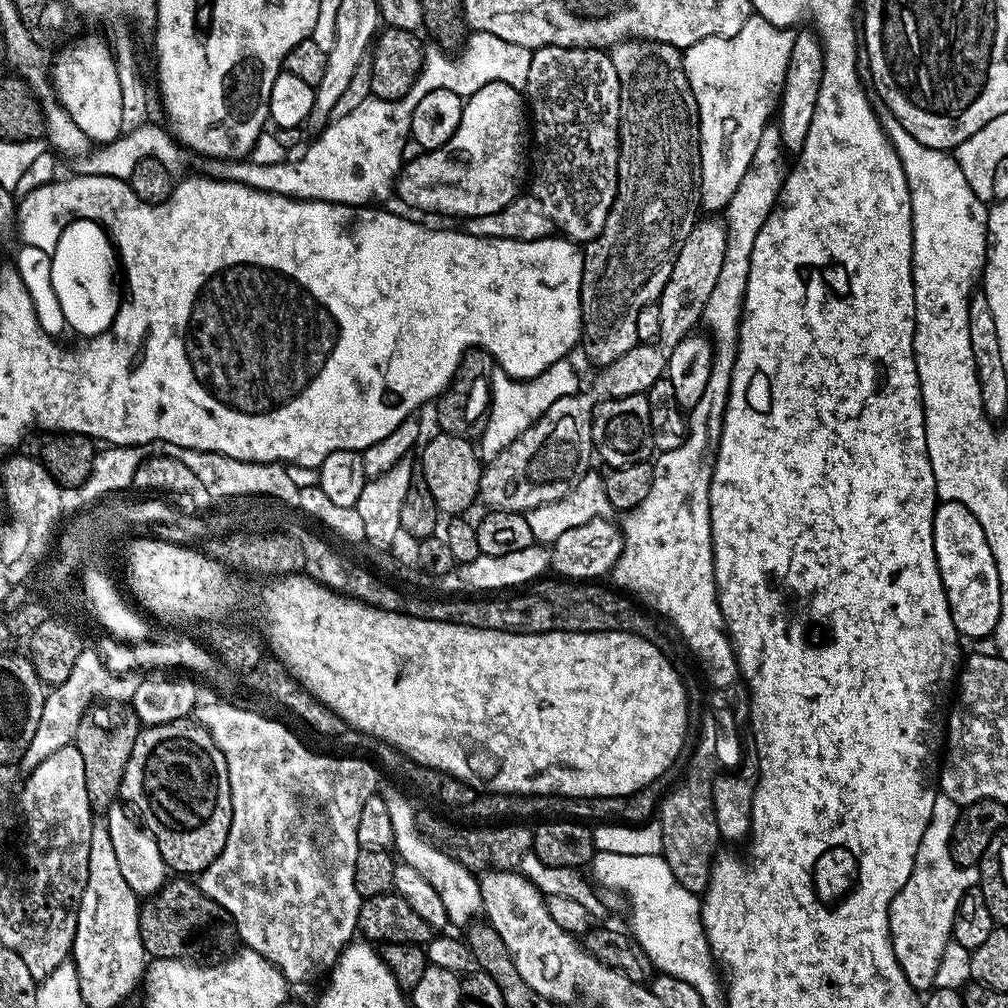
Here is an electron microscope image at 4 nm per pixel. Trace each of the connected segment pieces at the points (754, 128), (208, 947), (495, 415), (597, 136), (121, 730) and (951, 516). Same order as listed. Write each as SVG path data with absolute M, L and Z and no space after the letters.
M755 14L748 17L746 26L738 30L730 38L702 38L702 42L694 42L694 46L683 49L684 69L690 82L690 90L694 90L694 98L698 102L698 118L700 119L700 201L705 211L720 214L732 201L734 190L738 190L738 182L746 174L750 166L752 152L758 150L758 141L762 139L762 130L770 123L771 114L778 104L780 91L784 88L786 70L792 53L793 37L787 31L775 28L766 18Z
M188 878L165 879L153 896L147 897L140 906L140 937L145 953L155 959L180 959L196 962L216 952L220 947L228 948L237 939L232 917L218 902L214 902Z
M565 358L554 362L532 380L513 380L503 370L493 375L492 398L484 422L484 433L478 438L478 452L485 461L502 454L502 450L506 450L506 446L510 446L510 442L514 442L514 438L518 438L522 430L526 430L535 420L542 418L542 414L546 414L546 410L550 410L550 406L554 406L558 398L566 398L581 391L580 376L570 361L571 359Z
M537 48L531 53L531 56L532 61L528 64L528 92L526 88L526 104L530 109L530 136L534 141L534 151L530 156L530 192L531 195L536 196L541 210L544 210L548 217L551 218L555 229L559 233L562 233L573 242L587 242L594 239L598 234L602 234L602 226L606 226L606 214L616 197L616 167L618 166L618 158L620 157L620 87L618 86L618 74L614 74L614 62L611 55L599 48Z
M128 702L93 703L84 713L82 722L78 722L74 743L78 754L82 754L82 766L86 769L86 794L93 809L106 810L117 803L122 774L126 774L126 762L130 762L130 753L134 751L134 742L138 742L141 727L138 714L134 714Z
M953 500L937 503L934 514L934 554L956 631L961 637L968 639L969 636L972 642L992 636L998 626L1000 613L998 566L978 518L974 518L966 506Z

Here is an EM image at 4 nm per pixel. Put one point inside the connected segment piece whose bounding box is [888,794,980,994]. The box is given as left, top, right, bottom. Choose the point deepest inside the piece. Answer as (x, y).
(920, 917)

